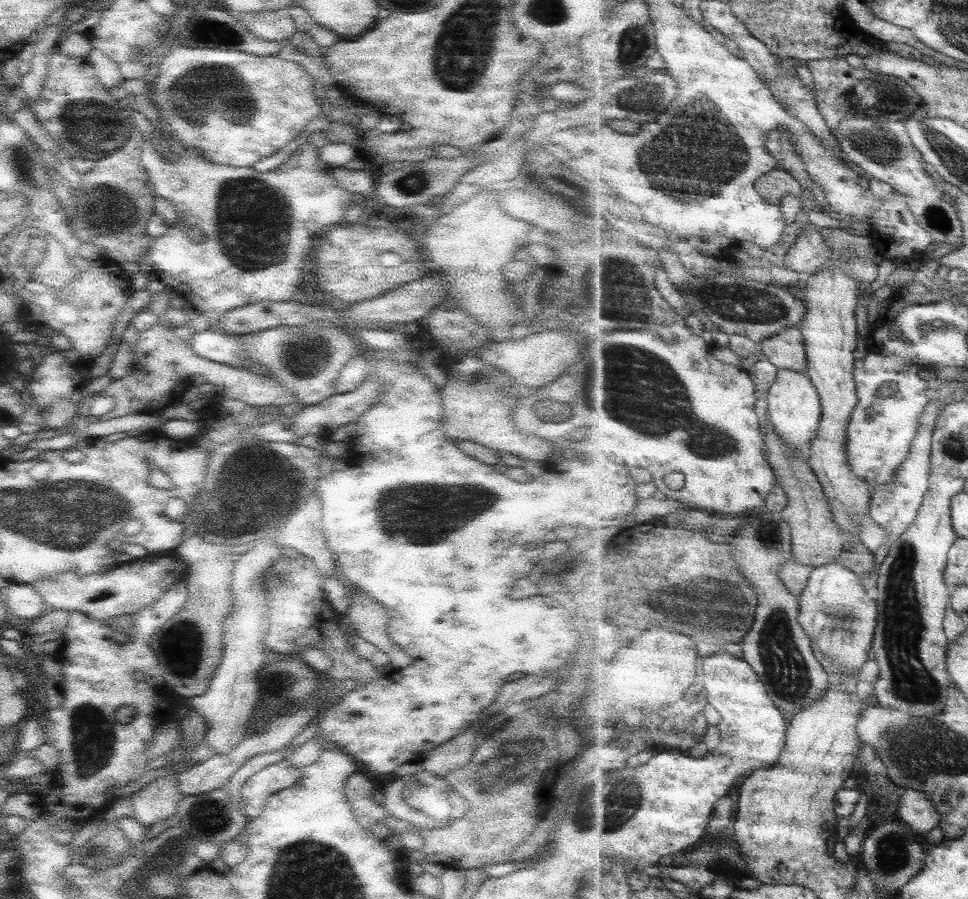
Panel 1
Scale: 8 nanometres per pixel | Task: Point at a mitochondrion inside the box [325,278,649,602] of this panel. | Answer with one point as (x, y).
(403, 513)

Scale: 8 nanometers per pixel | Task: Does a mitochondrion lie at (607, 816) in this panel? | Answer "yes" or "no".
yes

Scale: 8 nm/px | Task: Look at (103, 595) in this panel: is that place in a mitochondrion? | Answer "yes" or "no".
no

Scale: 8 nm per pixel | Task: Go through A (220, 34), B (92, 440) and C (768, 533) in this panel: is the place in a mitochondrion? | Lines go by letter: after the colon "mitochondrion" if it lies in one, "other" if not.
A: mitochondrion
B: other
C: mitochondrion

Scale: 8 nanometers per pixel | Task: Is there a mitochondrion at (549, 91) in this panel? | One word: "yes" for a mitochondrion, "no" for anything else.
no

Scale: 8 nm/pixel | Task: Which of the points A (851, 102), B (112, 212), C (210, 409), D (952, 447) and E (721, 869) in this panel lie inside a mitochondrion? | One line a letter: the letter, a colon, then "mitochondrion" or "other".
A: mitochondrion
B: mitochondrion
C: other
D: mitochondrion
E: other

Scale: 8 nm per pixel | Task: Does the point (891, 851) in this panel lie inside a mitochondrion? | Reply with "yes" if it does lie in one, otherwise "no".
yes

